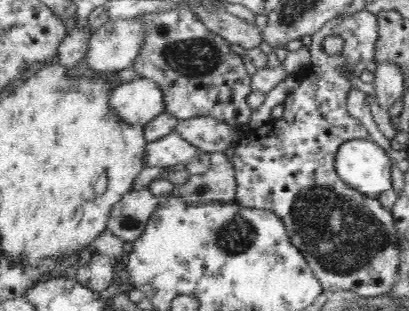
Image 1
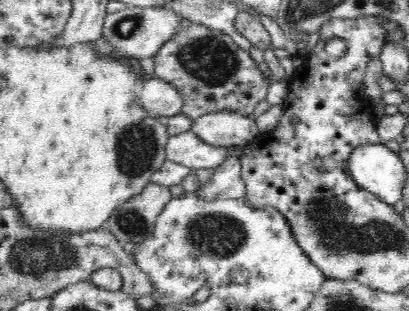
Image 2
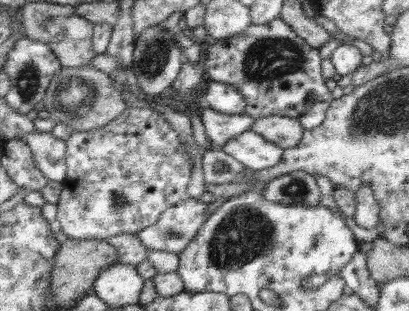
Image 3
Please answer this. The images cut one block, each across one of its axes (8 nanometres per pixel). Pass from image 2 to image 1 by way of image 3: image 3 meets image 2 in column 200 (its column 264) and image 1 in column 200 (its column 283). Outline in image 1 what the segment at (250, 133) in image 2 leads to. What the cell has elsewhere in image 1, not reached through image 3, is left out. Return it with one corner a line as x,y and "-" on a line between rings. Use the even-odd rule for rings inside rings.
198,116
192,120
180,120
176,132
182,134
192,146
198,146
206,154
226,152
232,140
240,140
246,136
248,126
230,126
224,120

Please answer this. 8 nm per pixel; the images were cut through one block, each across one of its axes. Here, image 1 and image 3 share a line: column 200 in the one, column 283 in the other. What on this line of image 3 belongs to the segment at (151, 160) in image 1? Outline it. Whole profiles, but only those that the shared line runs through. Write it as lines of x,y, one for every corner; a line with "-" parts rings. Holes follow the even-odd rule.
253,130
231,138
223,146
223,150
235,156
239,162
245,164
245,168
253,172
275,168
285,156
285,150
281,146
277,146
275,142
269,142
267,138
263,138

